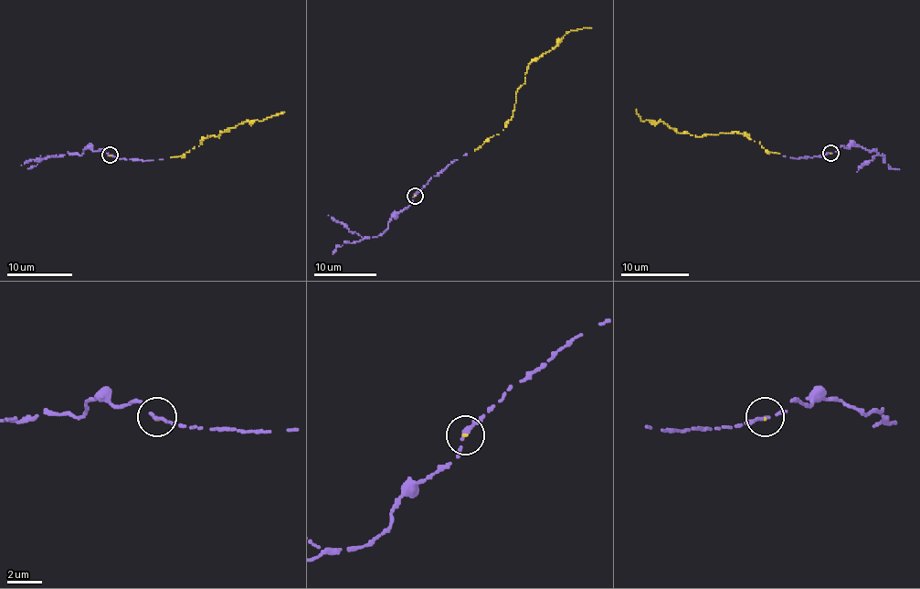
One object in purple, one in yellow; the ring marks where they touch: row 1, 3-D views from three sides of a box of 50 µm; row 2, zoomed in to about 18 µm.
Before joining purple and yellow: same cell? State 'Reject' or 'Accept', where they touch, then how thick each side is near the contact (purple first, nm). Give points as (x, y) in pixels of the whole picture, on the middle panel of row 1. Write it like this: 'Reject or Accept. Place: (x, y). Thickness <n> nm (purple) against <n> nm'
Accept. Place: (415, 196). Thickness 190 nm (purple) against 90 nm

